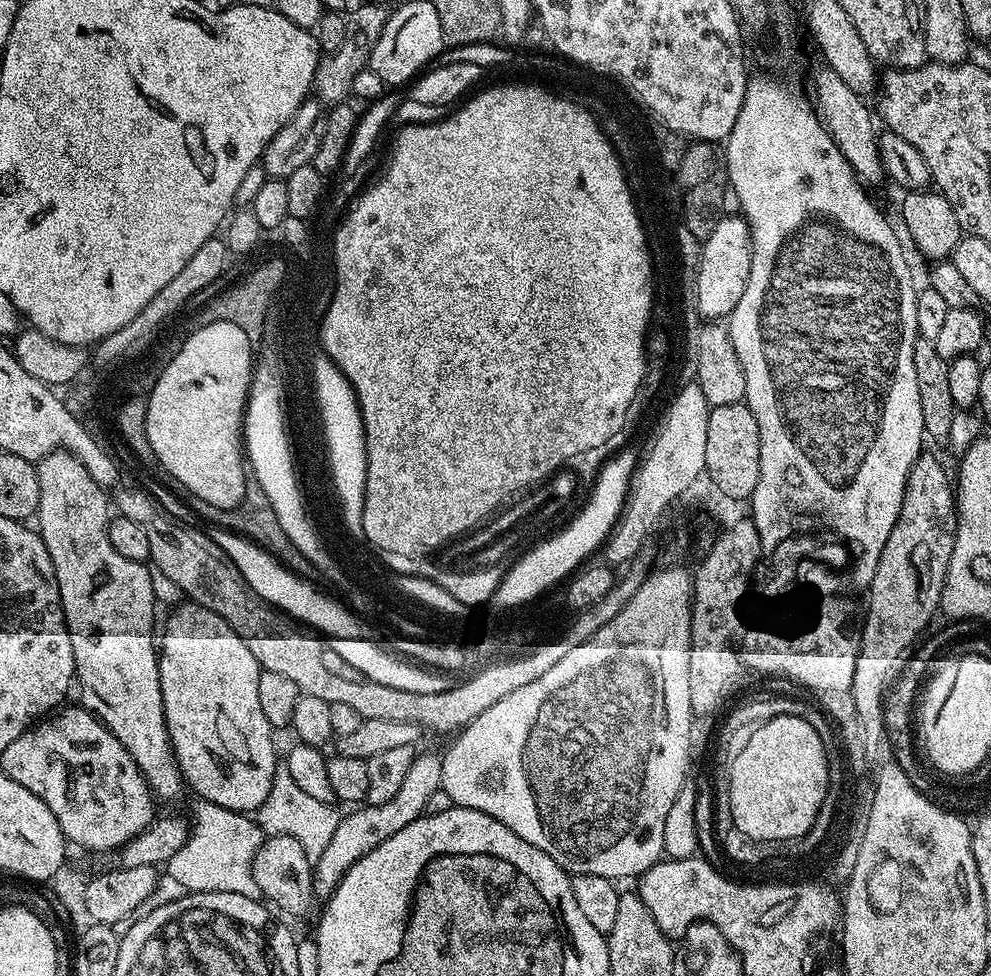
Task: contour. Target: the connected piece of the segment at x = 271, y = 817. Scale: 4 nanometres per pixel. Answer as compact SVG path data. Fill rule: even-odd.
M286 766L277 767L274 782L270 786L270 794L266 799L259 801L257 808L260 809L254 812L254 819L264 834L289 835L296 838L312 862L319 859L329 845L330 838L334 838L334 830L338 830L341 818L341 813L335 812L337 809L333 805L309 798L295 784L294 778L290 778L290 770Z

